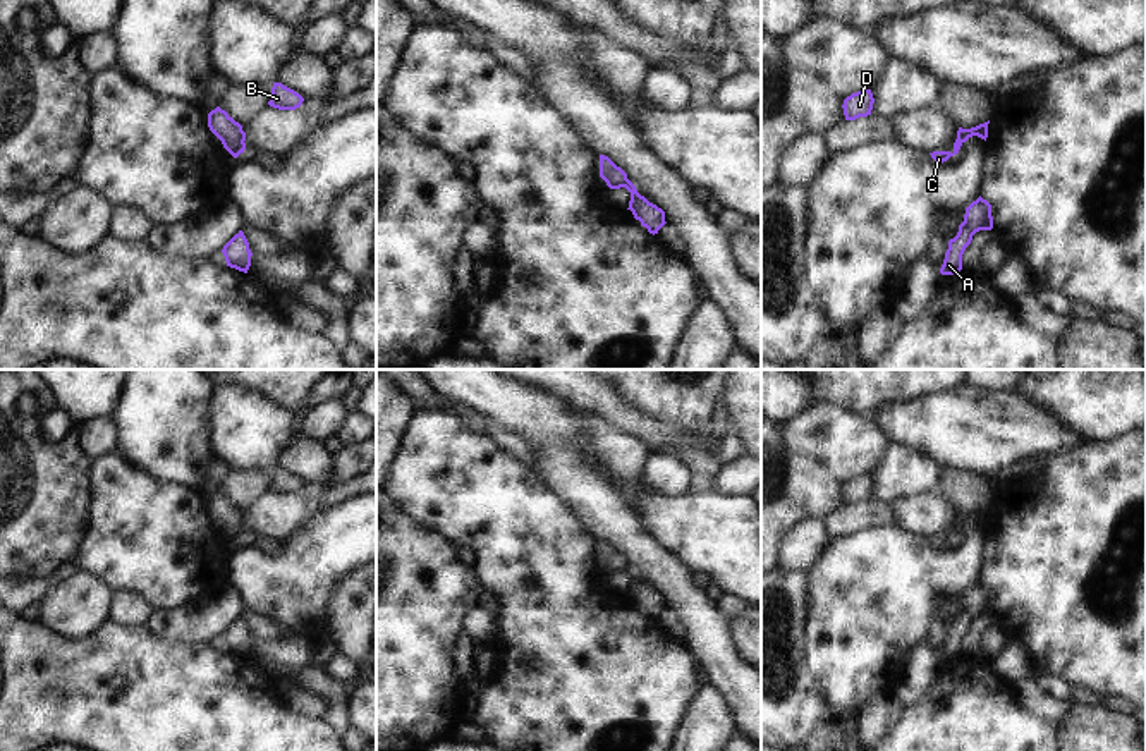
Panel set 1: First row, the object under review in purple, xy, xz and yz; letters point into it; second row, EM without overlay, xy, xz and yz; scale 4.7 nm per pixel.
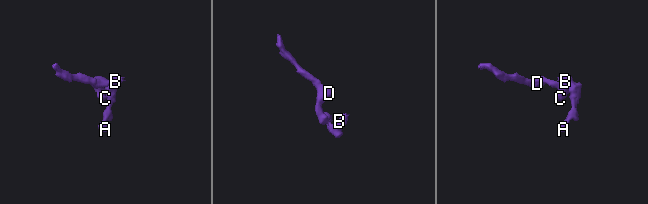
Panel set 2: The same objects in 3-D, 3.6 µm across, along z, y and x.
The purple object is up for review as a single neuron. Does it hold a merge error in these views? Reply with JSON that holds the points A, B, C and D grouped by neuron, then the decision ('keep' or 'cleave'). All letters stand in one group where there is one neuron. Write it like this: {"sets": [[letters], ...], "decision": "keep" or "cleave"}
{"sets": [["A", "B"], ["C", "D"]], "decision": "cleave"}

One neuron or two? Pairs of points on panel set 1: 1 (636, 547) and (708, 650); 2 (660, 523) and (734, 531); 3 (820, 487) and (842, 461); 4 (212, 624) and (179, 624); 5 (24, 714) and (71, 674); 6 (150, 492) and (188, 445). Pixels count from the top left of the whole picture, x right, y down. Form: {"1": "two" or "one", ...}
{"1": "one", "2": "one", "3": "two", "4": "one", "5": "one", "6": "two"}

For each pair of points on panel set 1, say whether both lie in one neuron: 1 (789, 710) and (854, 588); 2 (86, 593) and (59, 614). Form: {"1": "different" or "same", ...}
{"1": "different", "2": "same"}

